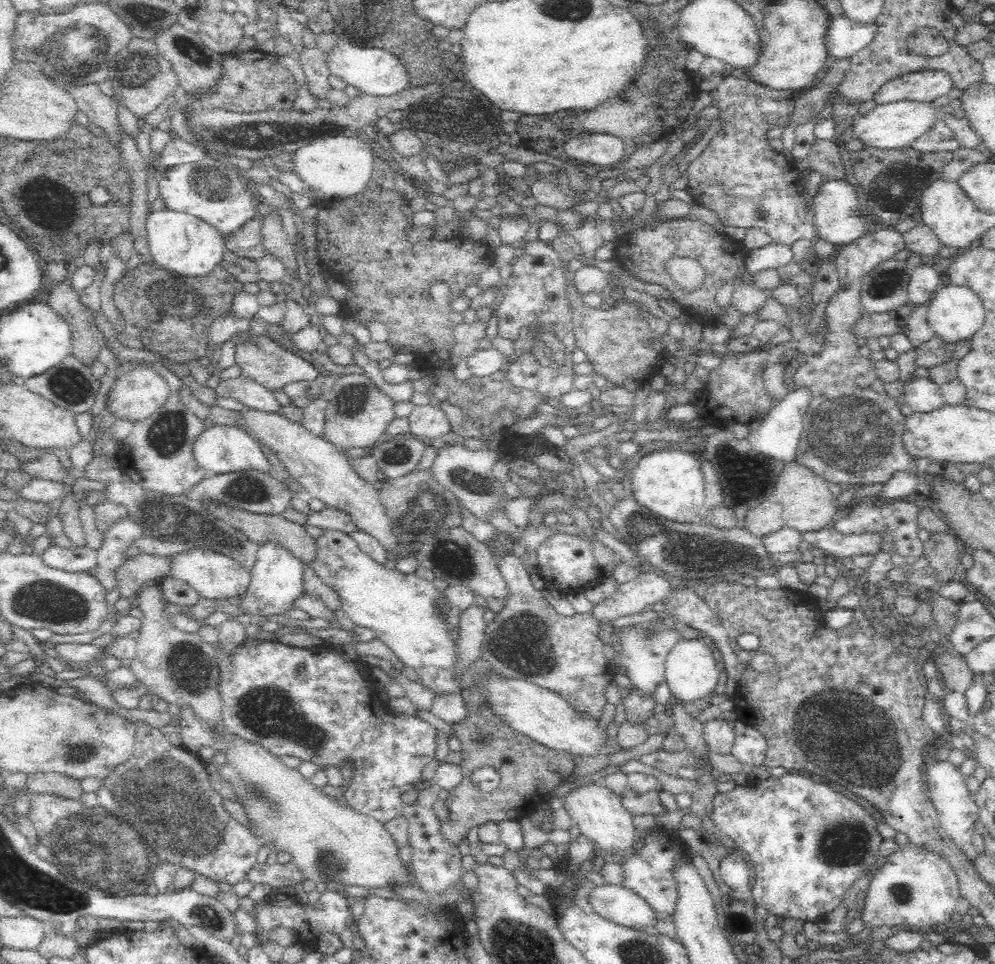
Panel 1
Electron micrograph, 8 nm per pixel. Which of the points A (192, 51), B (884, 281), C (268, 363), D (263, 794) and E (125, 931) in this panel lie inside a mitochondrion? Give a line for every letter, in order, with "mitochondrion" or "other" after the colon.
A: mitochondrion
B: mitochondrion
C: mitochondrion
D: mitochondrion
E: other

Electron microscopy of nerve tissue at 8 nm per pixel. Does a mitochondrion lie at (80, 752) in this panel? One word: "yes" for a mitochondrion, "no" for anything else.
yes

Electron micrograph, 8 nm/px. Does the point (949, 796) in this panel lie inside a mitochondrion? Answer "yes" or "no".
no

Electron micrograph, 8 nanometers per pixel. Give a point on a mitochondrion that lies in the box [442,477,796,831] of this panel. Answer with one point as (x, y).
(523, 642)

